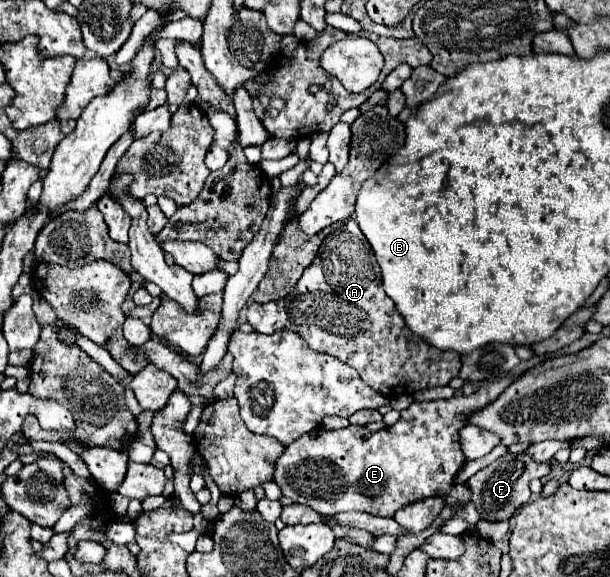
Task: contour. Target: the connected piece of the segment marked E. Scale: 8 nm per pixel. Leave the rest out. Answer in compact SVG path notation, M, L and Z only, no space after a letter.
M505 376L501 380L493 380L493 382L487 382L483 384L475 394L471 396L453 396L449 400L431 400L431 402L413 402L407 410L403 410L401 418L397 424L385 428L385 430L379 430L379 432L369 432L367 428L361 428L361 426L347 426L347 428L341 428L341 430L323 430L323 428L315 428L307 434L303 434L301 438L297 438L293 444L289 444L285 450L283 450L283 456L277 458L275 462L275 474L273 474L273 480L275 484L281 488L281 494L291 498L293 502L297 504L305 504L309 508L313 508L315 512L319 514L325 514L325 516L331 516L331 514L339 514L339 512L353 512L353 510L359 510L359 512L367 512L367 514L375 514L375 516L393 516L399 508L411 504L411 502L417 502L417 500L423 500L423 498L429 498L429 496L445 496L451 488L453 488L453 478L455 474L461 470L461 466L465 464L465 456L461 452L461 446L459 446L459 428L463 428L467 424L467 414L473 414L477 410L481 410L483 406L491 404L515 378L519 376Z

